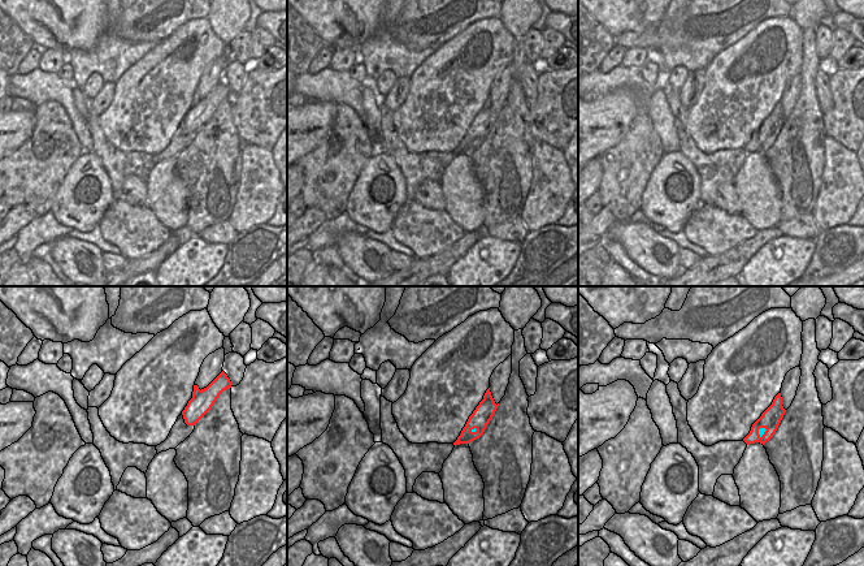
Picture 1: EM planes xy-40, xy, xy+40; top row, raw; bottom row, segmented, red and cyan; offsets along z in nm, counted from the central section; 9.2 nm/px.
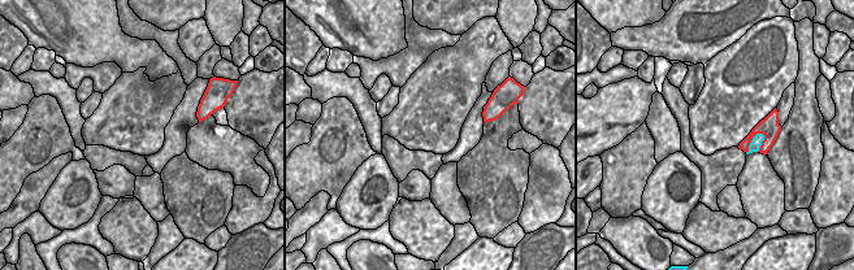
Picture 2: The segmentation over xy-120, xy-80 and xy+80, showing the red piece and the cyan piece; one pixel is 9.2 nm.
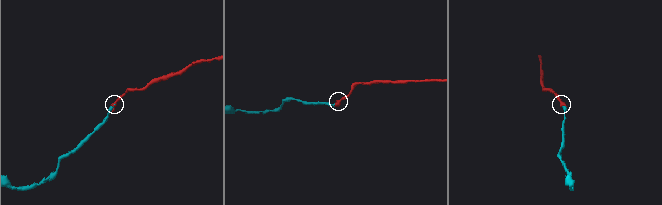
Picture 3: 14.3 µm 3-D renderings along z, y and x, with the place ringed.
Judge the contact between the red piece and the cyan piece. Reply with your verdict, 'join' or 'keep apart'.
join

